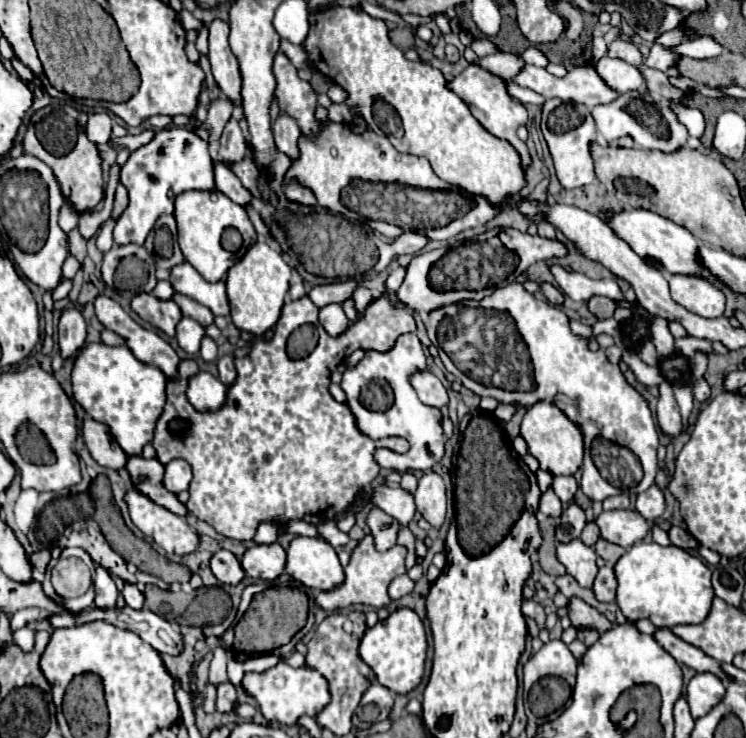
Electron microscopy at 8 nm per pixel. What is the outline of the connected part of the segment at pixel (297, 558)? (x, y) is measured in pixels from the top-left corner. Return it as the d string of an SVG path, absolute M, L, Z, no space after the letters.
M296 537L286 551L286 573L308 589L332 591L344 583L344 569L330 543L314 537Z

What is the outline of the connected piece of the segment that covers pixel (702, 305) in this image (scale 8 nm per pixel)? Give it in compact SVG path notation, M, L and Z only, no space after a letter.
M670 275L668 283L672 299L684 305L688 311L706 319L714 319L724 313L726 297L708 279L690 275Z

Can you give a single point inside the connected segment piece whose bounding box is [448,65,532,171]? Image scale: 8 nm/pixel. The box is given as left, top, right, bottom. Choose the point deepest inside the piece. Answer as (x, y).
(486, 95)

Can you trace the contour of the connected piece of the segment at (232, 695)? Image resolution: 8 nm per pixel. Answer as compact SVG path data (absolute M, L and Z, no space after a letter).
M222 683L217 687L216 709L220 713L230 713L236 707L236 687L232 683Z

